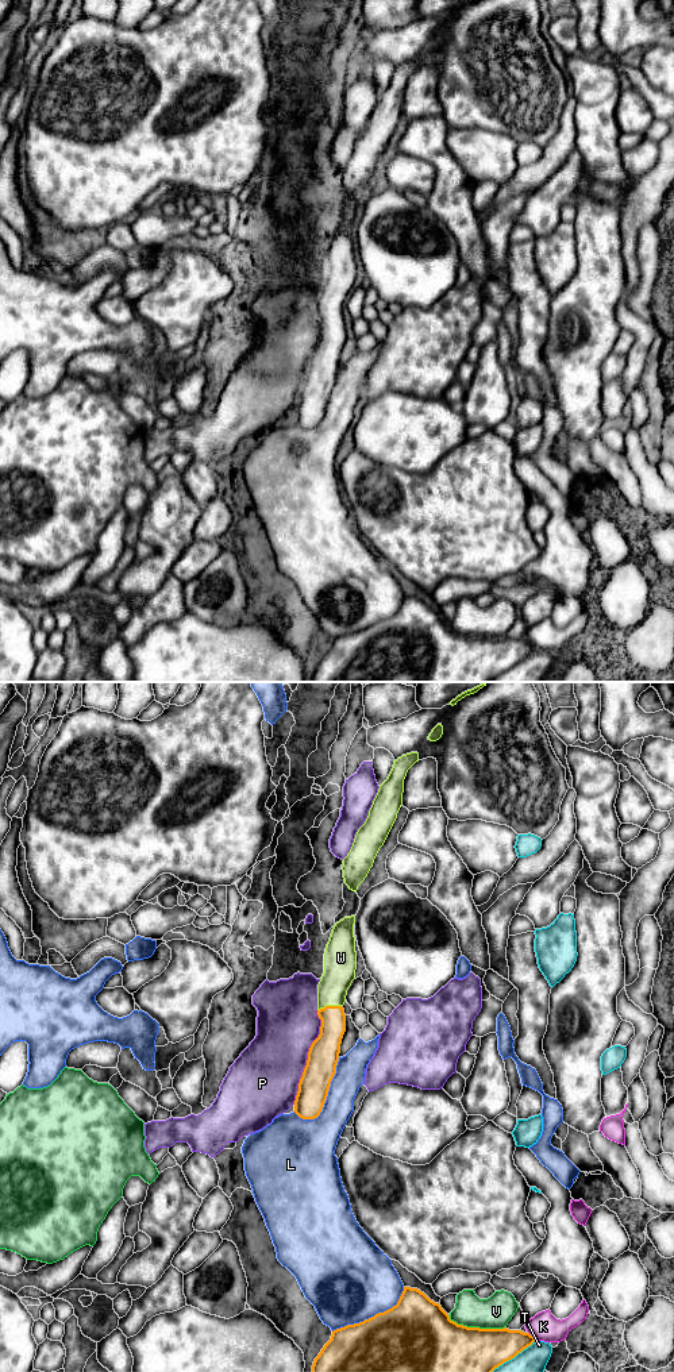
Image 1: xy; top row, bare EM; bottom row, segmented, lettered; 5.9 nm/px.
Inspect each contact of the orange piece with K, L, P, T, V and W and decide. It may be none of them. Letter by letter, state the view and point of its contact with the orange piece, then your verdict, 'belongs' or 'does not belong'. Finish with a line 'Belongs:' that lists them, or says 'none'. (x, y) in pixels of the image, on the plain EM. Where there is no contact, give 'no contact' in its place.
K: xy (532, 644) | does not belong
L: xy (327, 404) | does not belong
P: xy (308, 366) | does not belong
T: xy (513, 666) | does not belong
V: xy (477, 636) | does not belong
W: xy (330, 315) | belongs
Belongs: W

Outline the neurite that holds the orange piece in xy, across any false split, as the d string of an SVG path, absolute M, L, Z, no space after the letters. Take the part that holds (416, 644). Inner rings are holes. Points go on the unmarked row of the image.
M404 596L392 617L334 639L315 667L312 682L492 682L536 650L521 639L458 633L424 601Z

